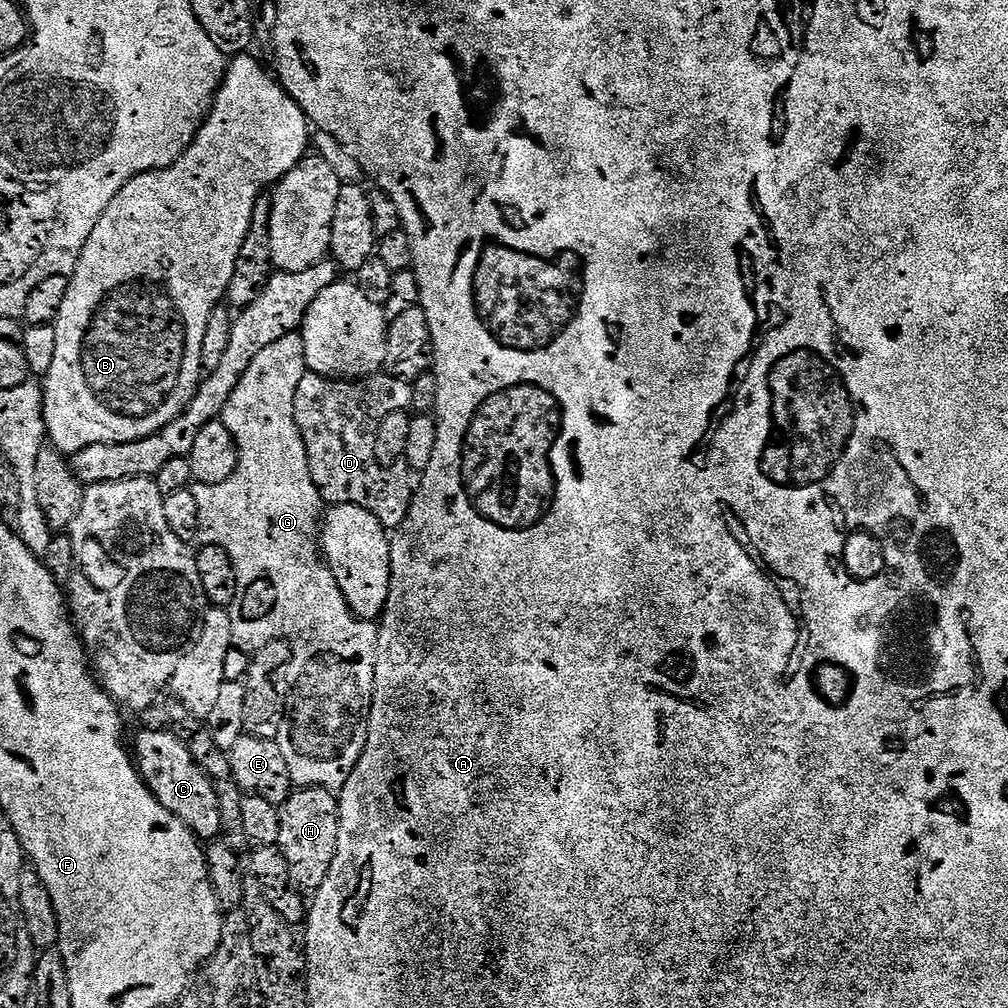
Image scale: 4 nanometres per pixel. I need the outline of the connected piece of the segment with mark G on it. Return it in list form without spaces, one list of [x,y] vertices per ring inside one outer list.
[[[299,332],[286,334],[286,338],[278,338],[274,346],[266,346],[254,362],[250,362],[250,370],[242,374],[234,394],[230,394],[230,402],[226,402],[222,417],[222,427],[232,436],[232,443],[236,448],[236,469],[217,484],[191,485],[190,491],[194,494],[198,512],[198,540],[201,545],[215,546],[223,550],[234,570],[236,571],[236,593],[230,607],[227,609],[230,618],[230,630],[233,637],[238,638],[238,647],[249,654],[257,648],[266,646],[272,640],[285,640],[292,648],[292,668],[294,669],[294,690],[289,691],[287,698],[288,711],[282,726],[278,730],[275,742],[282,750],[282,758],[286,758],[286,770],[290,774],[296,788],[331,788],[339,790],[350,778],[354,766],[358,766],[358,758],[362,758],[362,750],[366,746],[368,737],[368,709],[372,706],[374,686],[374,666],[376,665],[376,633],[375,623],[367,620],[357,620],[350,610],[334,574],[328,571],[327,564],[322,559],[321,549],[318,547],[317,533],[322,528],[322,501],[314,482],[310,478],[310,466],[306,458],[306,446],[300,437],[298,426],[294,422],[294,394],[298,382],[306,375],[304,366],[304,343]]]

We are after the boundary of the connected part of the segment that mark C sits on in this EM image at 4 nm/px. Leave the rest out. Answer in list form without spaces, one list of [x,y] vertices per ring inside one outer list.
[[[175,731],[140,732],[136,736],[134,765],[152,797],[170,814],[174,814],[192,831],[192,835],[204,842],[217,839],[222,813],[216,798],[216,788],[208,775],[196,764],[187,743]]]

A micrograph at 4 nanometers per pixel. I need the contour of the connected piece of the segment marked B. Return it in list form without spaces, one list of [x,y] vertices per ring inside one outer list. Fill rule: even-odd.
[[[252,54],[231,57],[230,63],[224,69],[224,78],[220,81],[216,97],[212,99],[212,108],[204,117],[204,123],[186,151],[168,168],[130,178],[130,182],[126,182],[126,186],[122,186],[122,190],[114,194],[114,202],[106,206],[102,218],[98,218],[98,226],[94,226],[90,238],[86,238],[86,246],[80,252],[78,266],[68,281],[66,298],[62,298],[62,306],[54,321],[54,358],[50,362],[48,375],[42,380],[46,440],[47,443],[52,443],[49,445],[55,451],[65,457],[71,458],[76,452],[95,444],[125,444],[156,433],[180,415],[199,388],[202,379],[202,334],[206,334],[206,320],[210,318],[213,310],[221,307],[222,301],[228,295],[230,278],[234,278],[234,266],[238,262],[238,250],[242,250],[242,242],[252,225],[254,206],[282,177],[297,168],[309,151],[307,148],[310,125],[307,116],[290,99],[275,75],[265,65],[264,68]]]

